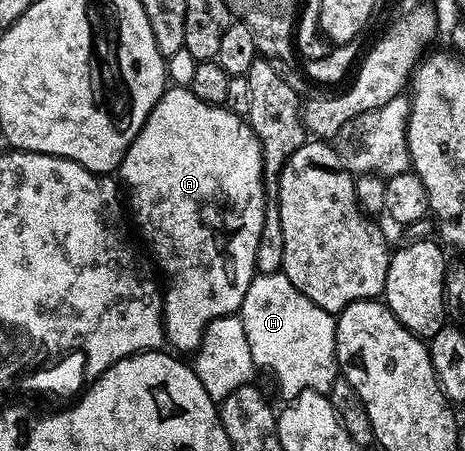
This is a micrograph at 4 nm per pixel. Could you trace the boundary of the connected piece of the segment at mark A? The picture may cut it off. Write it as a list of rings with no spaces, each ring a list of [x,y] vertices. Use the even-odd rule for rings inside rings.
[[[172,86],[158,98],[158,102],[150,110],[142,130],[138,130],[134,142],[126,150],[124,161],[120,163],[118,169],[118,180],[126,193],[127,203],[128,200],[132,203],[132,216],[136,219],[136,224],[140,227],[145,242],[152,247],[153,254],[160,259],[160,268],[164,271],[165,278],[168,279],[168,288],[166,284],[162,292],[164,298],[164,335],[167,343],[173,344],[177,348],[177,350],[175,349],[177,353],[195,353],[196,347],[202,342],[202,334],[208,323],[214,318],[239,313],[242,298],[246,298],[246,290],[250,290],[252,277],[257,275],[256,251],[258,250],[258,238],[262,234],[266,207],[266,201],[264,201],[266,181],[264,179],[264,159],[260,149],[260,140],[253,134],[245,117],[236,116],[223,106],[202,102],[192,93],[191,87]]]

